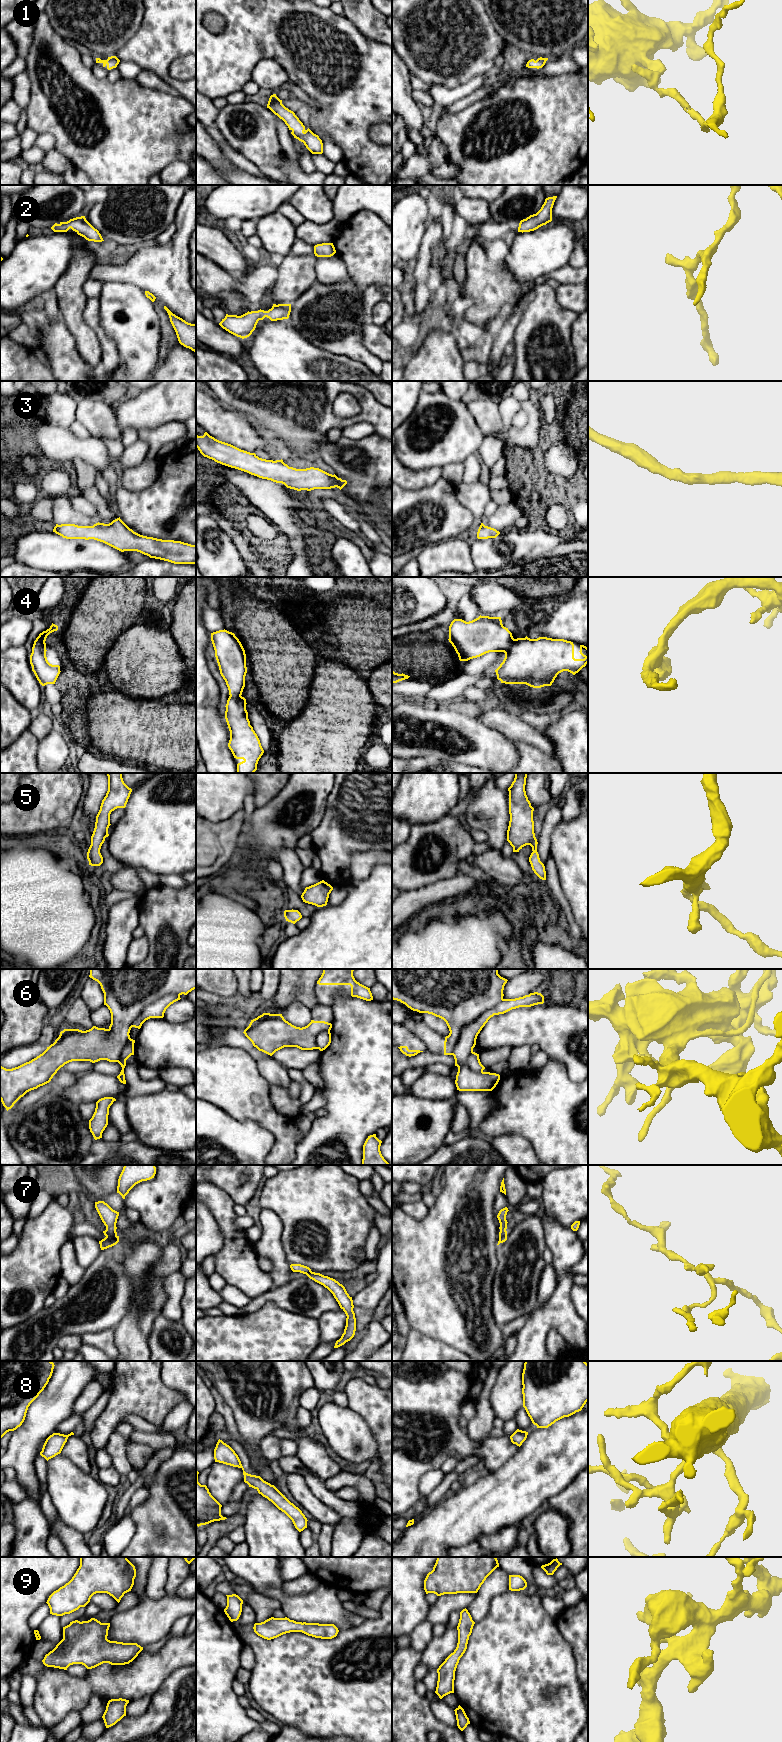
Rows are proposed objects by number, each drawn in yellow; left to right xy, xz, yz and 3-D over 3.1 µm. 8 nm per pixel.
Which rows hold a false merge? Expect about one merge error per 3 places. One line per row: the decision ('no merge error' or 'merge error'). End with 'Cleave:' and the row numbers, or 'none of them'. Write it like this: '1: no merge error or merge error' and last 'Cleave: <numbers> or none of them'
1: no merge error
2: no merge error
3: no merge error
4: merge error
5: no merge error
6: no merge error
7: merge error
8: no merge error
9: no merge error
Cleave: 4, 7

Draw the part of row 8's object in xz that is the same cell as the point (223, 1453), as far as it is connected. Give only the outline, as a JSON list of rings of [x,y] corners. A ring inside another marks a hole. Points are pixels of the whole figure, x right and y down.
[[[218,1440],[214,1449],[215,1462],[223,1463],[243,1470],[244,1482],[271,1501],[279,1510],[284,1512],[301,1532],[307,1528],[307,1518],[302,1511],[291,1503],[274,1485],[264,1481],[260,1476],[251,1475],[244,1471],[241,1461],[235,1451],[222,1440]]]

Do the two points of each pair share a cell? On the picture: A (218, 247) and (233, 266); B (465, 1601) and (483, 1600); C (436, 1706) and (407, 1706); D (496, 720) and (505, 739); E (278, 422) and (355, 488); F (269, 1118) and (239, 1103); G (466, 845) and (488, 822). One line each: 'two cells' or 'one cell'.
A: one cell
B: two cells
C: two cells
D: one cell
E: two cells
F: one cell
G: two cells

